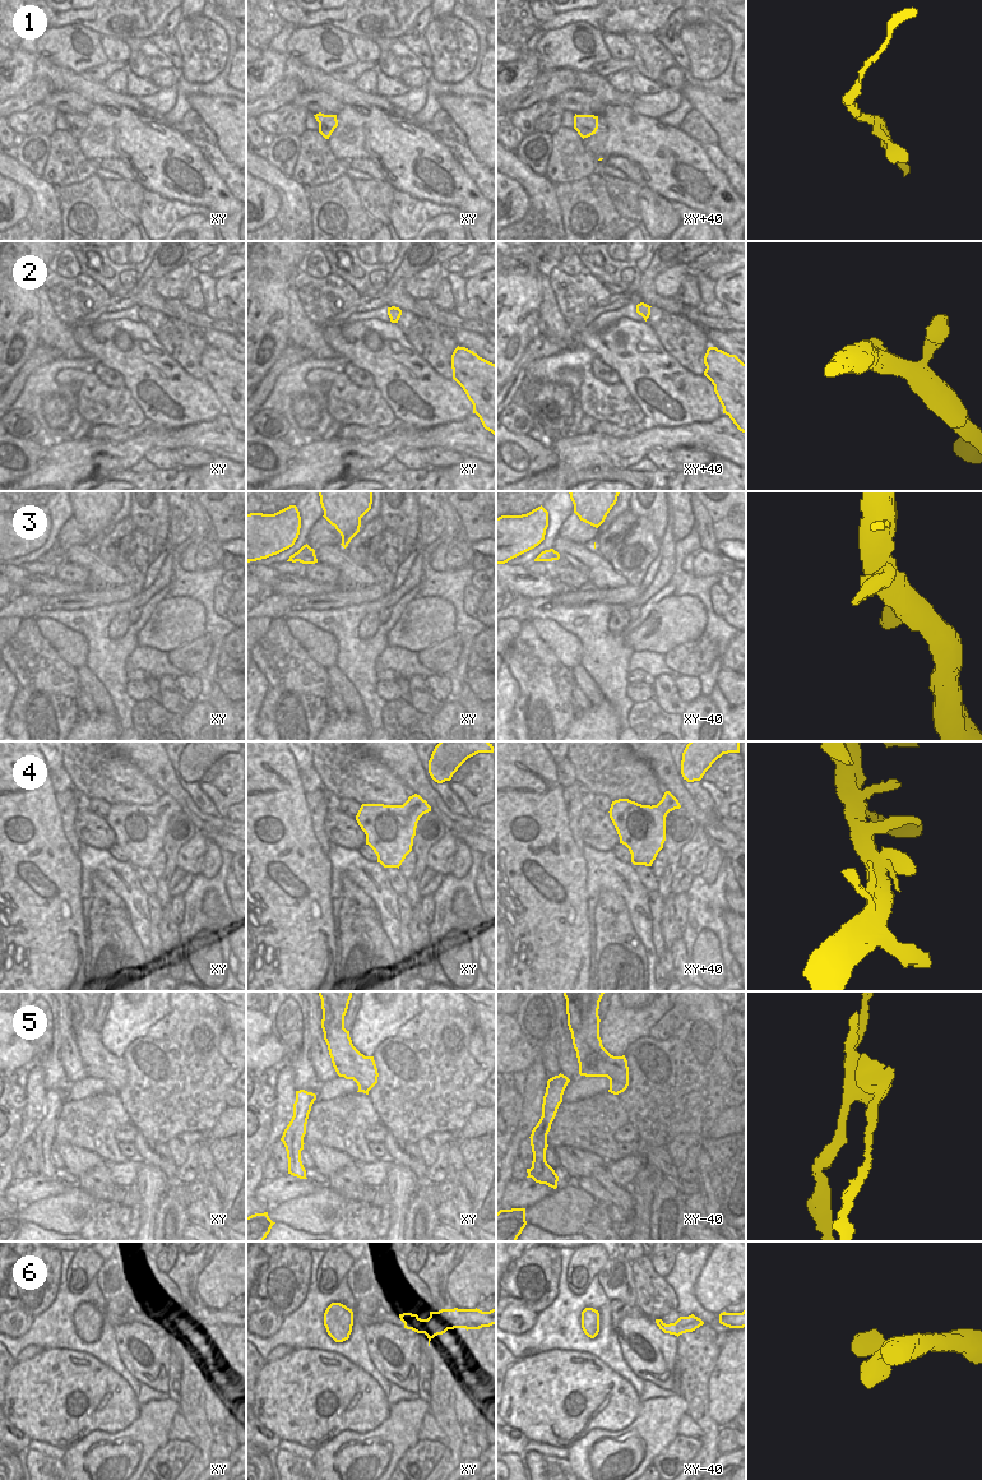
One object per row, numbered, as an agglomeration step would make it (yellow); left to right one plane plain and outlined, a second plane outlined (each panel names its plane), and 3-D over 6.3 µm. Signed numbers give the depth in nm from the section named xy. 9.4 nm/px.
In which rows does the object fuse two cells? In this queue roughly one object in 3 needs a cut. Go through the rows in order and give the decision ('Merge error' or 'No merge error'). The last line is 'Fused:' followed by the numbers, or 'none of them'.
1: No merge error
2: No merge error
3: No merge error
4: No merge error
5: Merge error
6: No merge error
Fused: 5

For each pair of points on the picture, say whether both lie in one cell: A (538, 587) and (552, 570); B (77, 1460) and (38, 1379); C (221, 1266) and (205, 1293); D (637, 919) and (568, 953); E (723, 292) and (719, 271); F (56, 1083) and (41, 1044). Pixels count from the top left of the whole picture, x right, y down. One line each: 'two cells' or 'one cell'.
A: two cells
B: two cells
C: one cell
D: two cells
E: two cells
F: one cell

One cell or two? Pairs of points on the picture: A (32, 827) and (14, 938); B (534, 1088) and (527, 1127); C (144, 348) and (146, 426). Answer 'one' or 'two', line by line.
A: one
B: one
C: two

